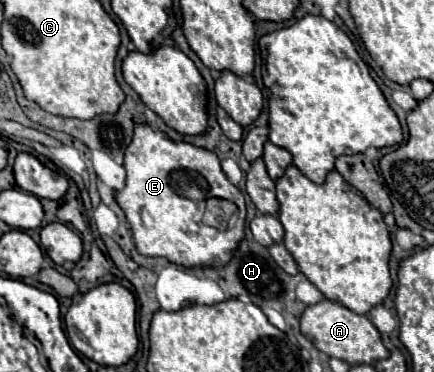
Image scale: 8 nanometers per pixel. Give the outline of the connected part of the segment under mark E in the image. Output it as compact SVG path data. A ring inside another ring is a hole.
M138 123L134 127L134 137L124 151L124 169L126 185L114 193L114 199L130 223L132 237L140 255L166 257L168 261L184 267L220 267L228 263L228 257L232 257L236 245L244 237L246 211L244 195L226 179L216 153L192 143L176 143L162 131L154 131L146 123ZM186 175L198 175L194 183L200 187L186 189L190 187L190 179ZM188 197L222 197L236 203L240 211L236 225L226 231L204 225L204 201L192 201Z

